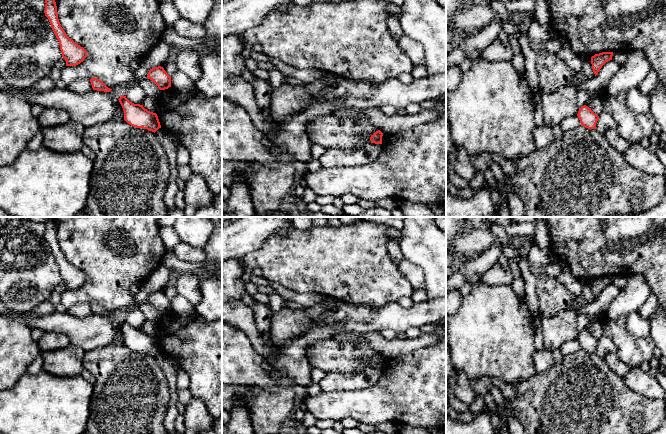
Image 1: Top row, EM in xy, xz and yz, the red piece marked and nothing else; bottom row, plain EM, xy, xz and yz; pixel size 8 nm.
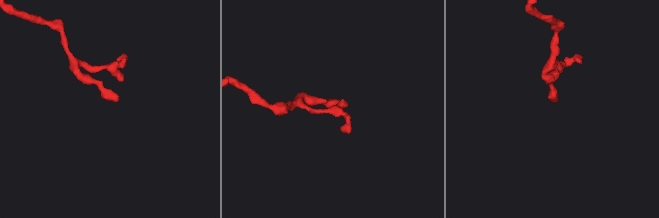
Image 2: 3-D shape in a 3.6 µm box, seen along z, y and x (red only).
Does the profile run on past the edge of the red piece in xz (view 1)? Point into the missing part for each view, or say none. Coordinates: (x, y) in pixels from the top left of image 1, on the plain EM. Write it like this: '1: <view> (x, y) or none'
1: none

